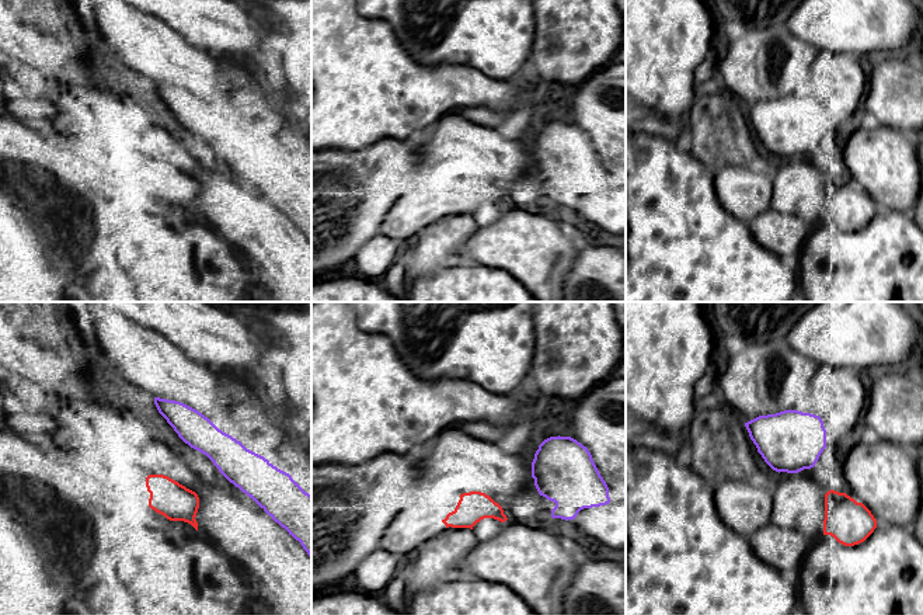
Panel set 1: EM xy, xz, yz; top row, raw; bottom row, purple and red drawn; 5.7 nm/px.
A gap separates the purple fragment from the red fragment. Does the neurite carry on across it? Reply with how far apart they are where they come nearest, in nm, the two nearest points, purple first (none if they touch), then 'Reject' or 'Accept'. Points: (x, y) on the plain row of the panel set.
Distance 170 nm. Across: yz (812, 152), (829, 176). Reject

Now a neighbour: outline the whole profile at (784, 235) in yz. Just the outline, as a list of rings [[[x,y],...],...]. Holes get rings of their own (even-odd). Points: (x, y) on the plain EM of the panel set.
[[[770,206],[749,227],[760,246],[779,256],[783,264],[800,275],[801,251],[811,232],[801,218]]]

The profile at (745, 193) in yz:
[[[725,166],[714,173],[714,190],[724,209],[749,225],[770,208],[772,171],[760,166]]]

